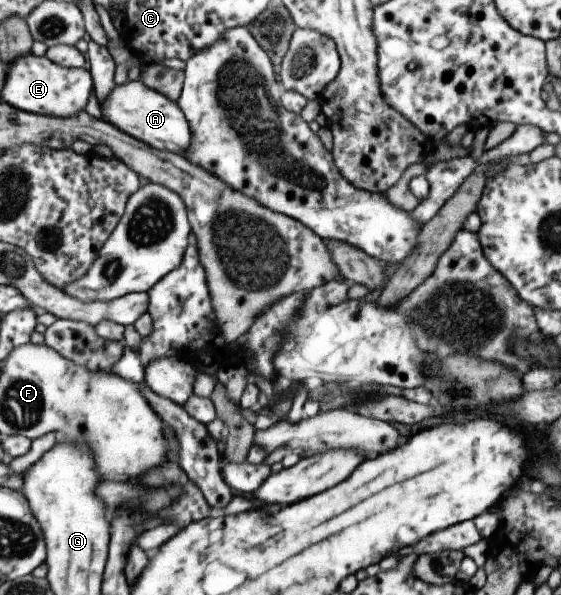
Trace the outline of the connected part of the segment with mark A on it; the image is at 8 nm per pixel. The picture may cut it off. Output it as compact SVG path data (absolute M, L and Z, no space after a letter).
M140 81L116 85L99 108L103 120L150 148L183 155L189 147L192 132L177 104L146 88Z

